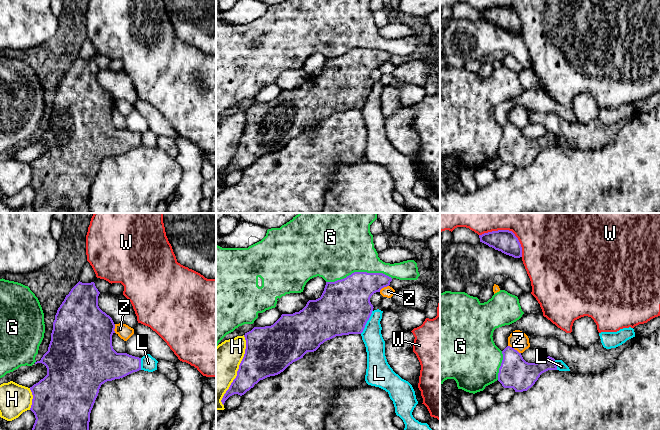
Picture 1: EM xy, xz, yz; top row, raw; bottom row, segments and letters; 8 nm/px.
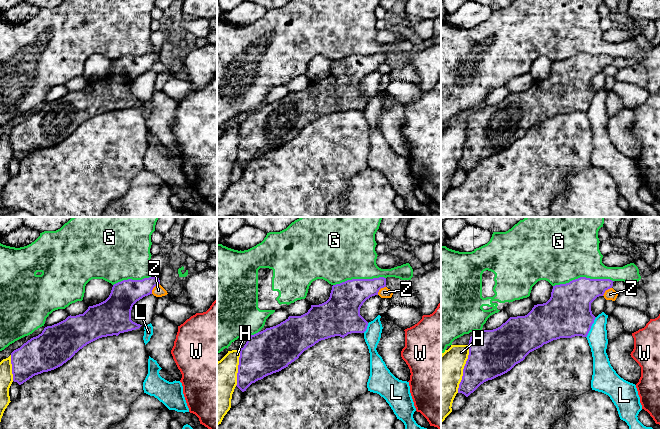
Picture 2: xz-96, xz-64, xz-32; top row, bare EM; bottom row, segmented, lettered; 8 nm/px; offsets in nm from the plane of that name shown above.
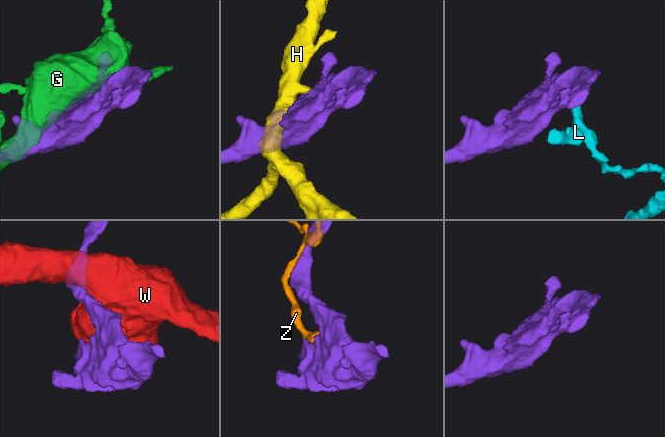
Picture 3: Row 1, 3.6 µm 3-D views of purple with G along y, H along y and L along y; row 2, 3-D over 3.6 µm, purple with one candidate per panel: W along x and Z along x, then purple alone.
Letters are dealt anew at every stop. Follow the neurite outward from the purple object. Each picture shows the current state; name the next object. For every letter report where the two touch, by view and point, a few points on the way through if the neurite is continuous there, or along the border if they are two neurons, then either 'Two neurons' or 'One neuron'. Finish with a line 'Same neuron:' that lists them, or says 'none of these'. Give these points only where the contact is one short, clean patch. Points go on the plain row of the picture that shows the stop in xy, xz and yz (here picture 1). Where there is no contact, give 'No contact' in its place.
G: Touches purple at xz (359, 48). Two neurons
H: Touches purple at xz (238, 146). Two neurons
L: Touches purple at xz (366, 98). Boundary: xz (372, 86), (364, 105), (360, 109). Two neurons
W: Touches purple at yz (508, 6). Two neurons
Z: Touches purple at yz (513, 124). Two neurons
Same neuron: none of these

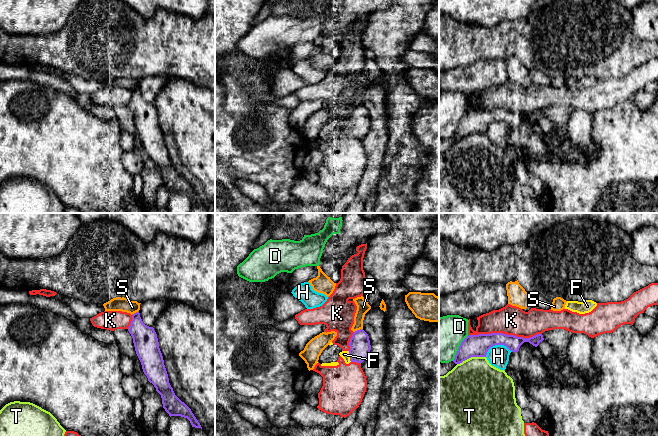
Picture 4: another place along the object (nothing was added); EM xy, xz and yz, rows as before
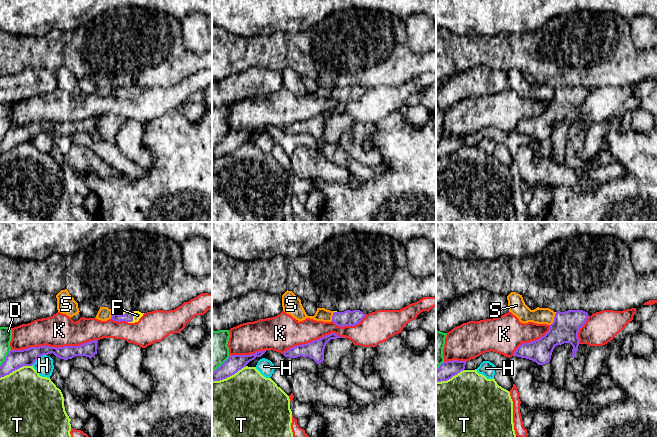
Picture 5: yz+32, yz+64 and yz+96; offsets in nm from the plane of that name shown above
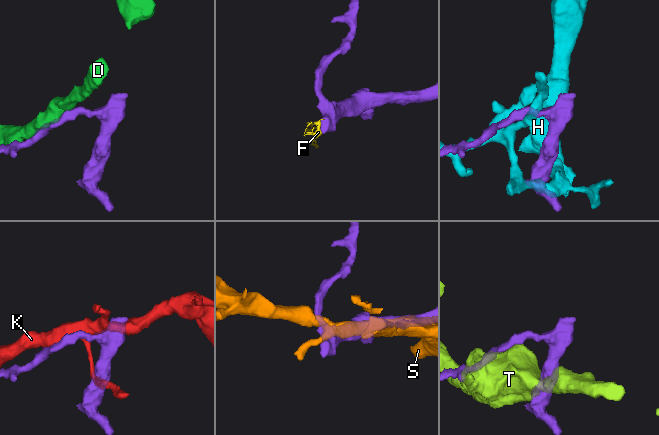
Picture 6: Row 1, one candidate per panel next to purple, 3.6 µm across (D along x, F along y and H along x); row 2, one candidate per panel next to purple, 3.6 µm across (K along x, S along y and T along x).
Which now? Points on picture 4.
D: Touches purple at yz (458, 124). Two neurons
F: Touches purple at xz (349, 132). Path across: xz (360, 123), (349, 132), (344, 130). One neuron
H: Touches purple at yz (497, 120). Two neurons
K: Touches purple at yz (504, 110). Two neurons
S: Touches purple at xz (358, 106). Two neurons
T: Touches purple at yz (471, 132). Two neurons
Same neuron: F

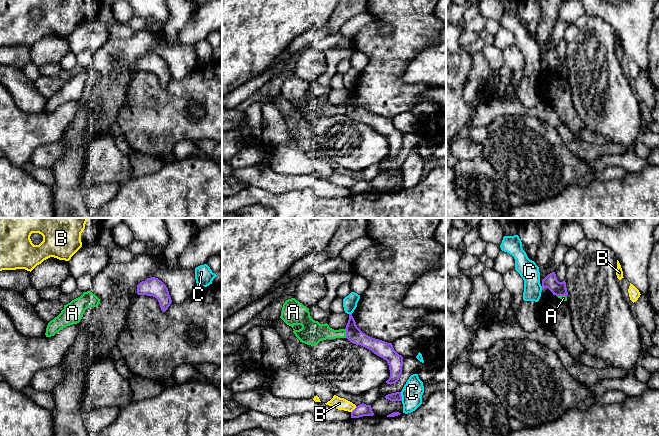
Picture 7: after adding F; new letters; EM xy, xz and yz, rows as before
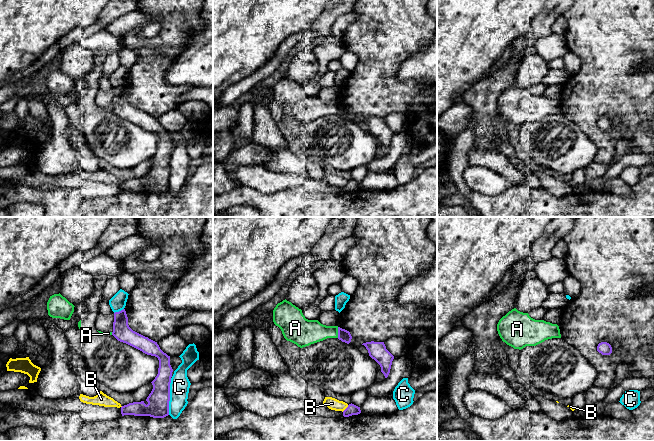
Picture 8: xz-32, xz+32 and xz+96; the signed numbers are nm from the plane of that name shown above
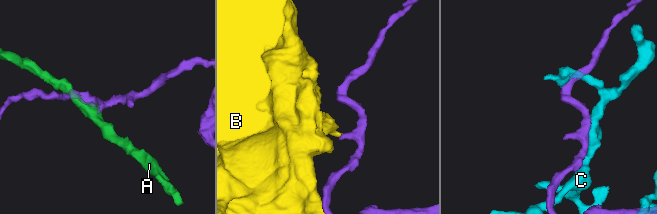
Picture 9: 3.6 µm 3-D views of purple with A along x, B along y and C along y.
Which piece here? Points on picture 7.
A: Touches purple at xz (346, 109). Boundary: xz (344, 105), (346, 113). Two neurons
B: Touches purple at xz (354, 185). Boundary: xz (356, 182), (351, 188). Two neurons
C: Touches purple at xz (401, 172). Two neurons
Same neuron: none of these

